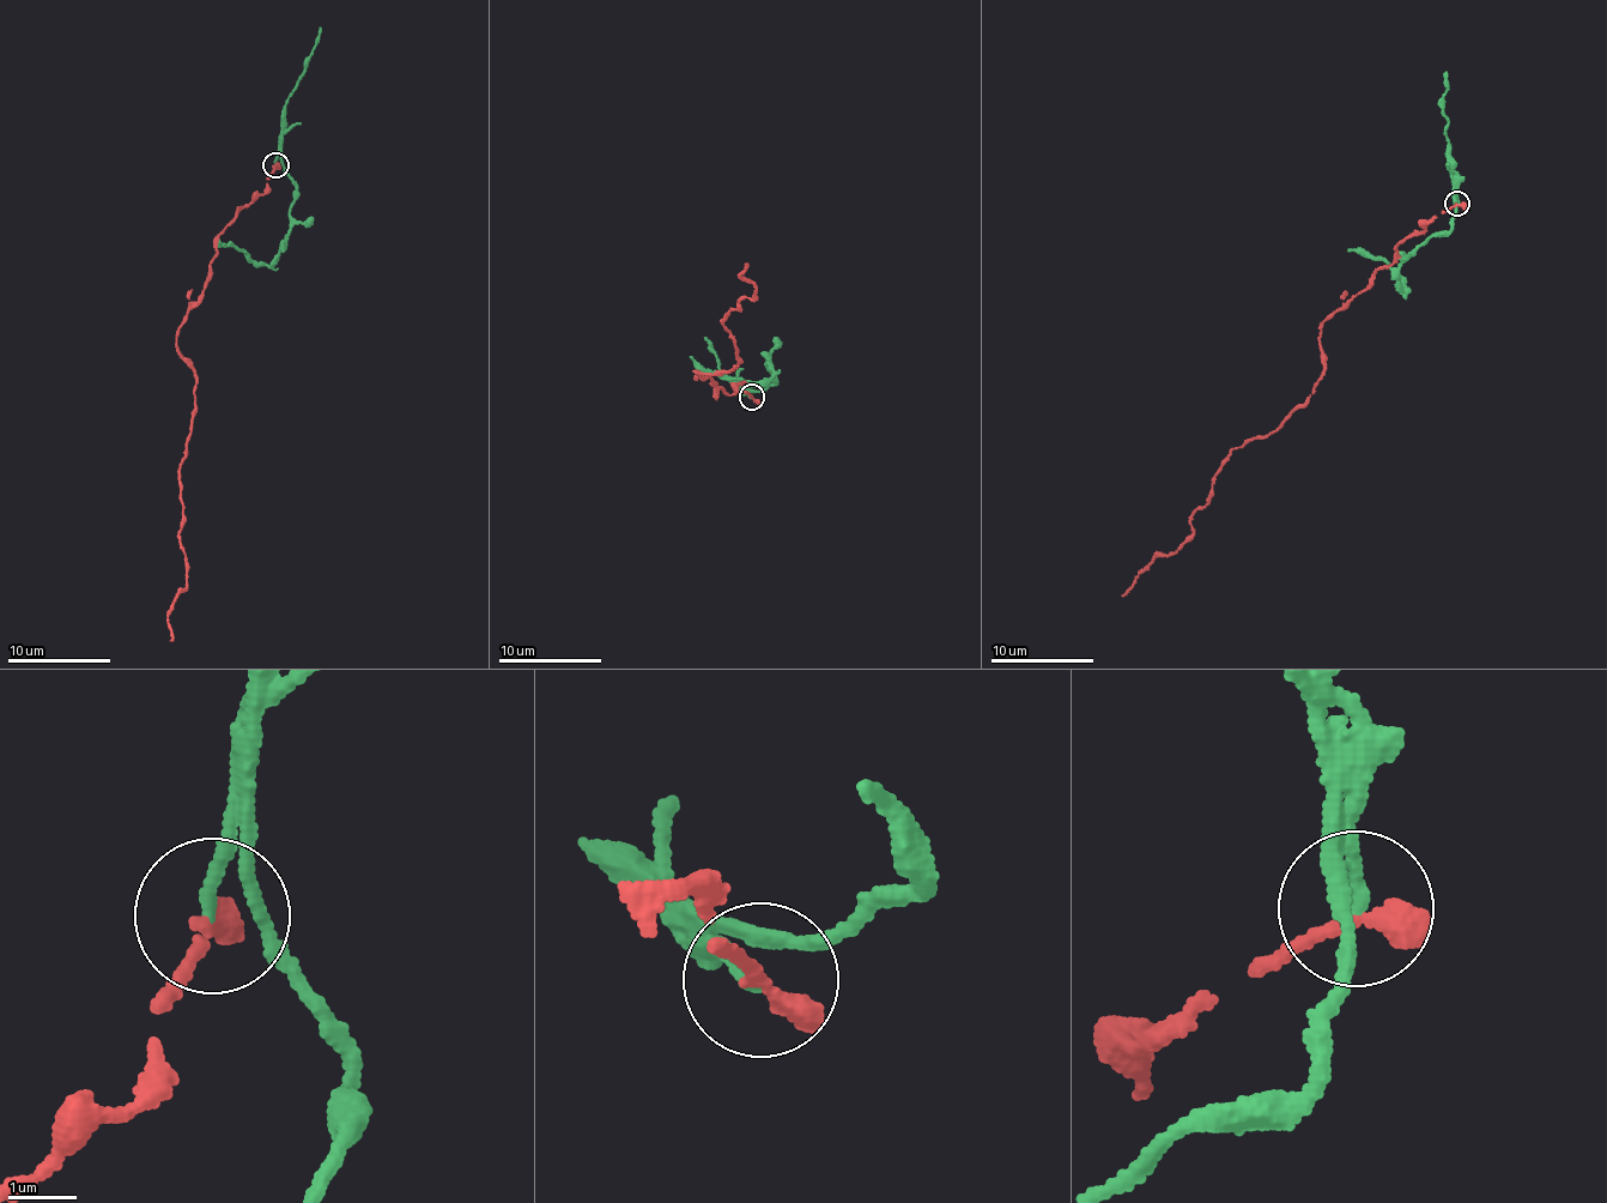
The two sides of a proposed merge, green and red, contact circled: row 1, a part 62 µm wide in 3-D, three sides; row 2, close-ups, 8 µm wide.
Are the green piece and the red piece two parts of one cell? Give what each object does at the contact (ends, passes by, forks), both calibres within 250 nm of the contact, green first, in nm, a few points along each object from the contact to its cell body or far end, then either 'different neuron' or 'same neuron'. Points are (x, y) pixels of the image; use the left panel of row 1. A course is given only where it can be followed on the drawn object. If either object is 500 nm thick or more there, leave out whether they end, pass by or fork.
green ends there; red ends there; 190 nm thick on the green side, 320 nm on the other; green runs (277, 165), (284, 163), (297, 191), (285, 249), (270, 266), (231, 247), (214, 245); red runs (277, 165), (223, 230), (176, 336), (195, 397), (180, 473), (188, 569), (170, 640); different neuron

